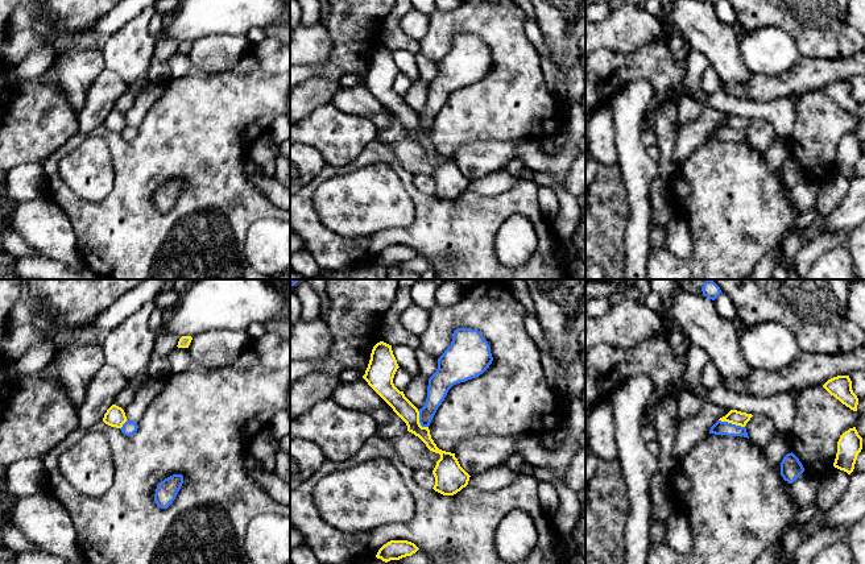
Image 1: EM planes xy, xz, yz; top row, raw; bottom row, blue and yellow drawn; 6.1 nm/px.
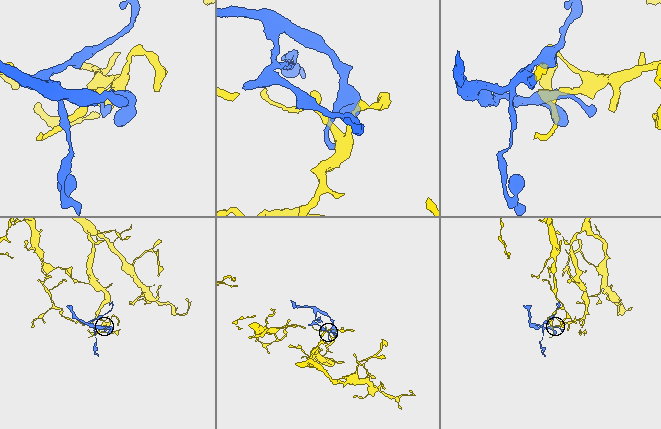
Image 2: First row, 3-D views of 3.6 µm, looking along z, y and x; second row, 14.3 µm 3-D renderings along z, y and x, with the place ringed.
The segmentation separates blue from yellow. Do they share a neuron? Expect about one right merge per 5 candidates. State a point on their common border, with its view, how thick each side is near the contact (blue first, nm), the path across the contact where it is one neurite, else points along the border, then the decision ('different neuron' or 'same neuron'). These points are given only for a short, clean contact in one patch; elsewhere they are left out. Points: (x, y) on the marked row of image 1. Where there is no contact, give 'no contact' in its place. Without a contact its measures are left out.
yz (731, 423) | 80/90 nm | along yz (719, 419), (744, 427) | different neuron

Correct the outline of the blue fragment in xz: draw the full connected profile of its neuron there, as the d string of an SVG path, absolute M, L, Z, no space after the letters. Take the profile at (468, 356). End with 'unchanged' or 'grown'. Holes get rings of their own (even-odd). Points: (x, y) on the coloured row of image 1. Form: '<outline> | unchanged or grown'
M455 329L451 345L438 358L438 369L429 378L426 403L418 410L421 426L430 426L454 385L479 377L492 361L491 347L477 329Z | unchanged

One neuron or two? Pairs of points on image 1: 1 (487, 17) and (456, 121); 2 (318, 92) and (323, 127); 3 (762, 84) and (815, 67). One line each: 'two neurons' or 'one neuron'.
1: one neuron
2: two neurons
3: one neuron

